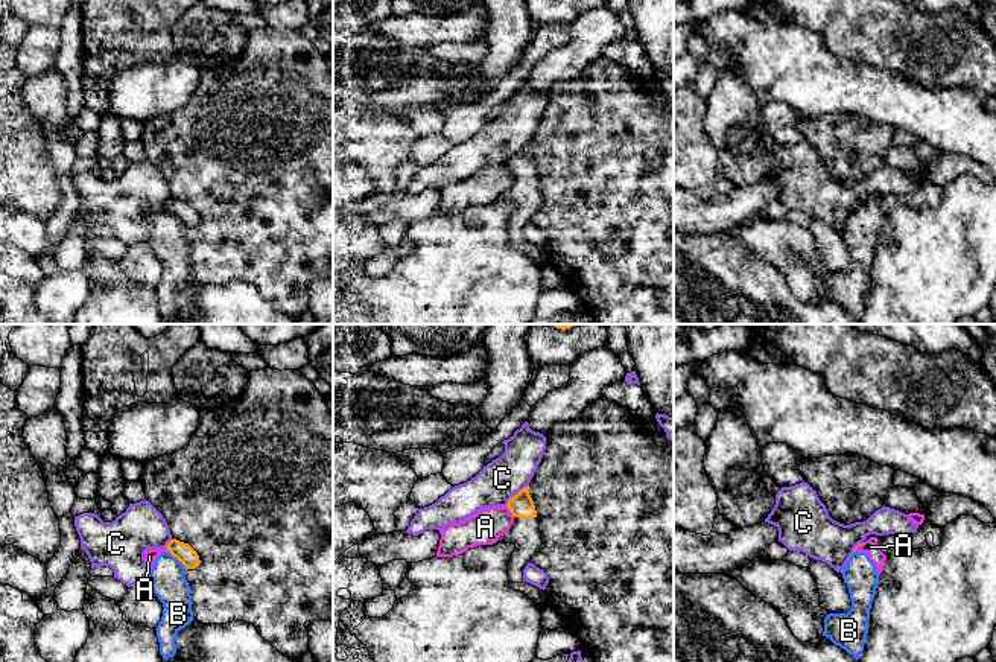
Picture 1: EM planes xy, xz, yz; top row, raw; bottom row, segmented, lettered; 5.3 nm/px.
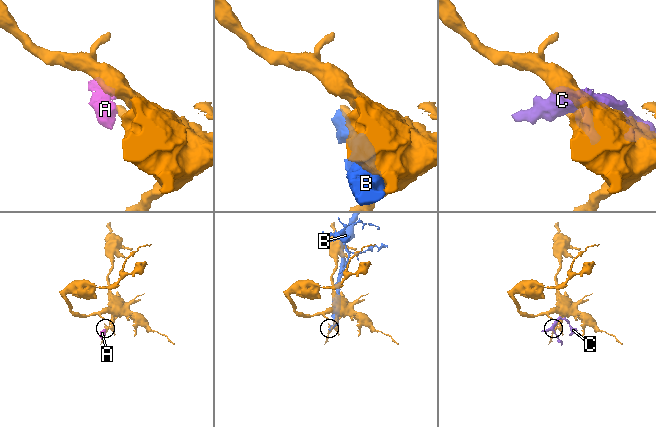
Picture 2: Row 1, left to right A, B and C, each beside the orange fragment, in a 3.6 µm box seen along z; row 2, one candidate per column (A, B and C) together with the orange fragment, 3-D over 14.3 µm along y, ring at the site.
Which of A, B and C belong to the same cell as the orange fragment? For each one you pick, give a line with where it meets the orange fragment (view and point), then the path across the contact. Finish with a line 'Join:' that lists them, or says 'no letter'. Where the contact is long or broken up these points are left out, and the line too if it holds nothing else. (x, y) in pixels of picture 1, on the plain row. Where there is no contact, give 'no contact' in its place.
Join: no letter

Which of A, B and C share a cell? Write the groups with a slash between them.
A B / C

